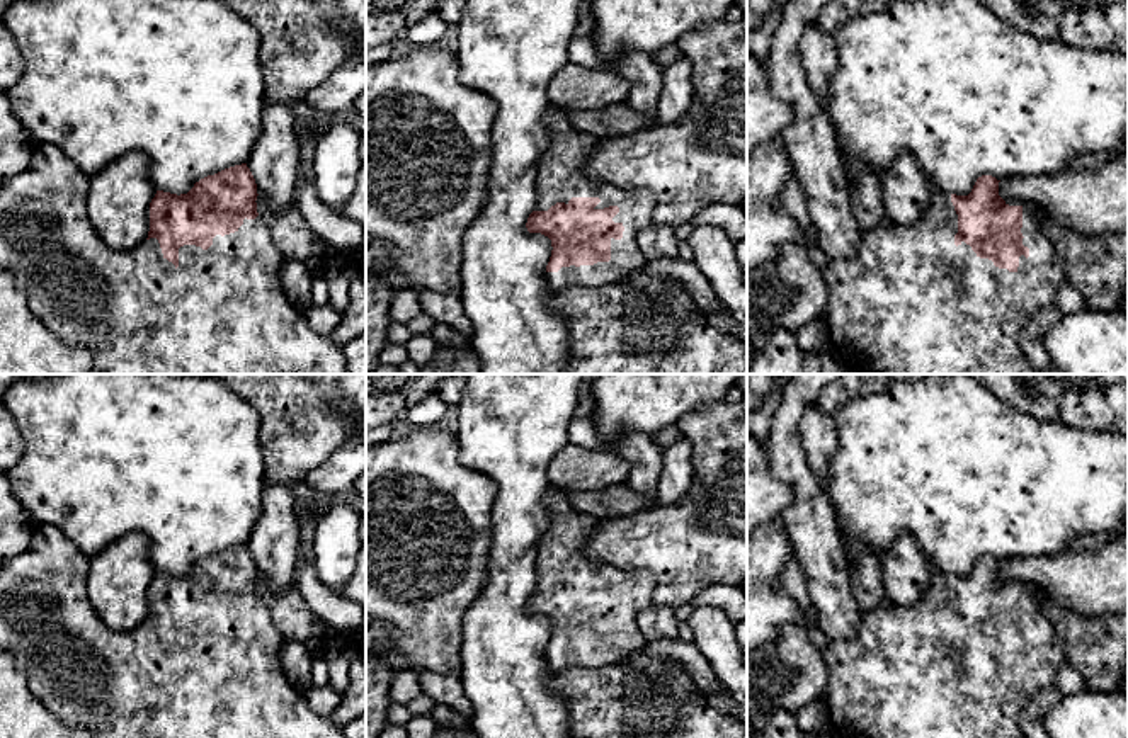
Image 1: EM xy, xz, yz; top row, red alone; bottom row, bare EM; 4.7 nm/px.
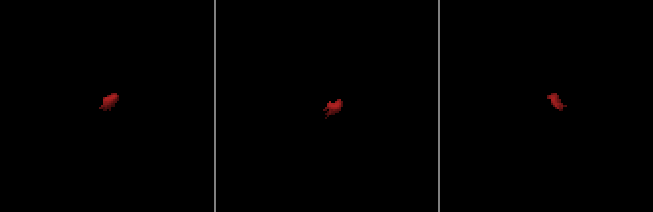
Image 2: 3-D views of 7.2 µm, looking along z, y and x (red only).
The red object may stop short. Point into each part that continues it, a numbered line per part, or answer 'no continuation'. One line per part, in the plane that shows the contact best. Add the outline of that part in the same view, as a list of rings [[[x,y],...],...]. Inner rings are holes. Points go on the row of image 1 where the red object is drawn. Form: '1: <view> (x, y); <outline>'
1: xz (558, 179); [[[551,105],[544,116],[548,128],[548,148],[538,162],[534,211],[548,211],[556,202],[572,197],[599,197],[594,209],[618,206],[614,223],[624,226],[623,238],[611,238],[611,260],[594,265],[570,265],[558,272],[546,272],[546,284],[551,294],[573,286],[597,287],[628,279],[630,274],[647,260],[638,248],[638,233],[652,224],[652,202],[643,192],[631,192],[614,187],[602,179],[590,177],[578,167],[578,158],[587,155],[595,138],[587,133],[575,133],[563,107]]]

